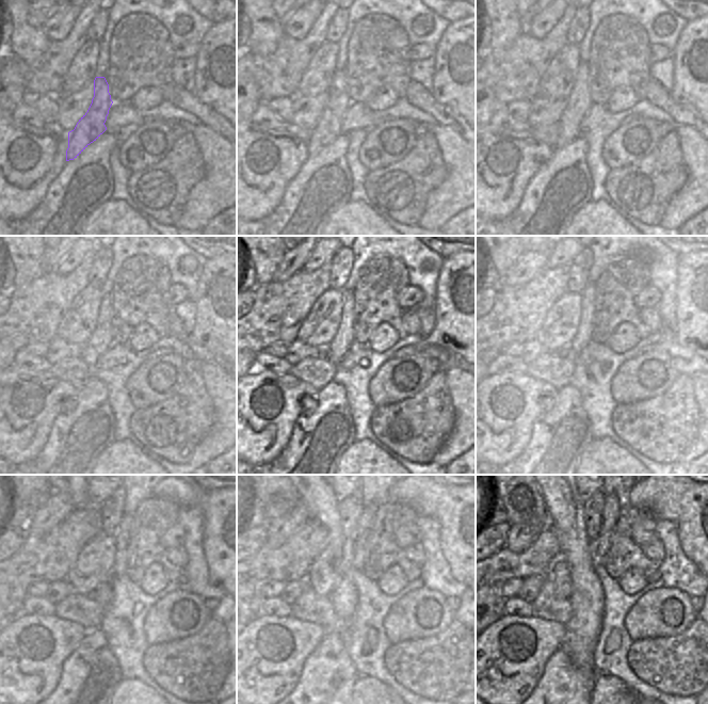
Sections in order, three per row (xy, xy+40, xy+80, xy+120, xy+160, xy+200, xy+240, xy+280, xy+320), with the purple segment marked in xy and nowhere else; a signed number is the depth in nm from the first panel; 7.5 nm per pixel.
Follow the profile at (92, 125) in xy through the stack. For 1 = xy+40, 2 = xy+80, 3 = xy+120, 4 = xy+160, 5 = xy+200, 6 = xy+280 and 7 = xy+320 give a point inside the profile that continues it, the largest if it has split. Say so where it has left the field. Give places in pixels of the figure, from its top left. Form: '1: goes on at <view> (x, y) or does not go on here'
1: goes on at xy+40 (328, 127)
2: goes on at xy+80 (579, 99)
3: goes on at xy+120 (101, 339)
4: goes on at xy+160 (343, 338)
5: goes on at xy+200 (584, 335)
6: goes on at xy+280 (365, 528)
7: goes on at xy+320 (599, 547)

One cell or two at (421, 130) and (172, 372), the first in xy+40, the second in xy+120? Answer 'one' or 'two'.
two

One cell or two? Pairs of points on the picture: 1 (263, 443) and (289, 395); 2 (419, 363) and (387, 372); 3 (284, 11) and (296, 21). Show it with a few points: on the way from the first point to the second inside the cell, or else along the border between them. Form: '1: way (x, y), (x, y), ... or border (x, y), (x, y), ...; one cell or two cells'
1: way (272, 448), (278, 438), (279, 416), (283, 413); one cell
2: way (415, 370), (409, 374), (396, 374); one cell
3: border (292, 11), (284, 21); two cells

